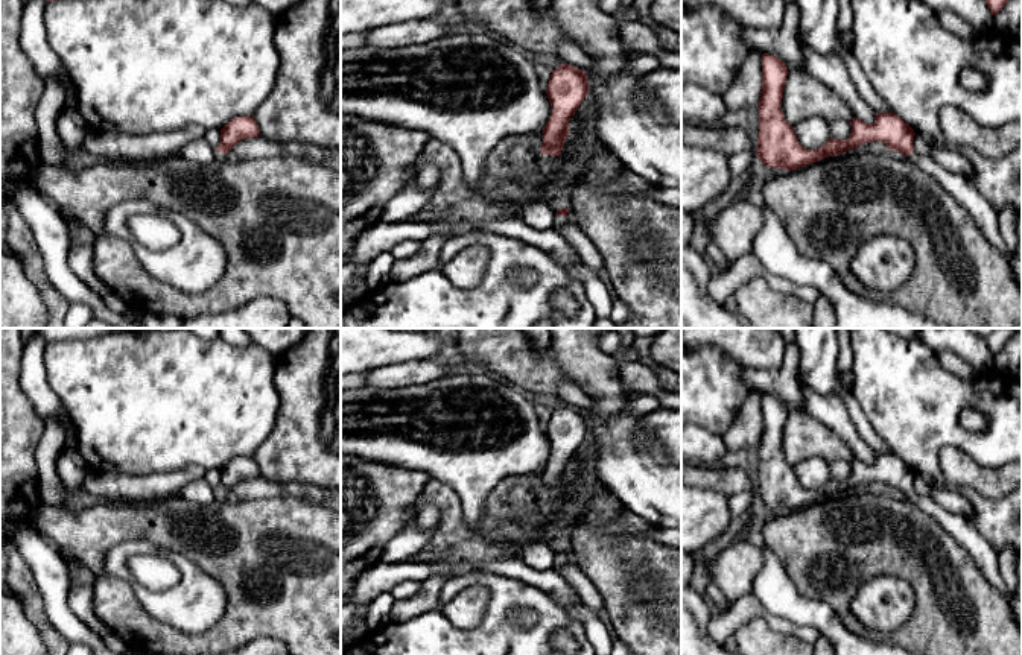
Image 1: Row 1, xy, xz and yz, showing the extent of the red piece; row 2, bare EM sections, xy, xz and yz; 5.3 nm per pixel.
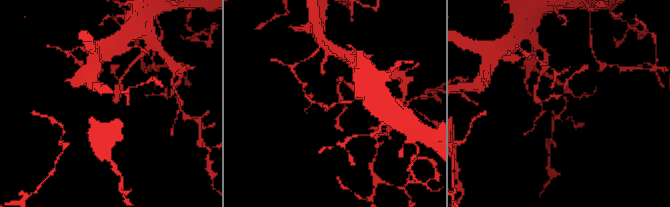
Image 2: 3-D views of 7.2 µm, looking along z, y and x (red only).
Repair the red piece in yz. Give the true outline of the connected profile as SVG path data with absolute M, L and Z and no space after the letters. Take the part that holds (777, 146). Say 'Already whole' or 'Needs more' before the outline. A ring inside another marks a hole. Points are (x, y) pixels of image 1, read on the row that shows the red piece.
Needs more. M762 55L762 91L757 102L759 134L757 158L773 169L786 172L814 164L823 158L846 153L870 141L882 141L888 150L906 155L914 164L943 185L975 219L987 242L996 248L1010 263L1013 252L1007 248L998 222L998 213L984 196L963 176L940 167L929 155L914 152L914 129L899 115L891 112L876 114L873 123L864 123L853 117L852 134L847 140L829 138L818 149L805 149L782 111L783 88L788 67L774 55Z

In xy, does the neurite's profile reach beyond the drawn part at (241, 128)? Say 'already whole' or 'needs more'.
needs more

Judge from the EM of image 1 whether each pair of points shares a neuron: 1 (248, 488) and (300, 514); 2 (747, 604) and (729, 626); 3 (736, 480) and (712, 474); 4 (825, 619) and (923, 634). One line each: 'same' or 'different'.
1: different
2: same
3: same
4: different

